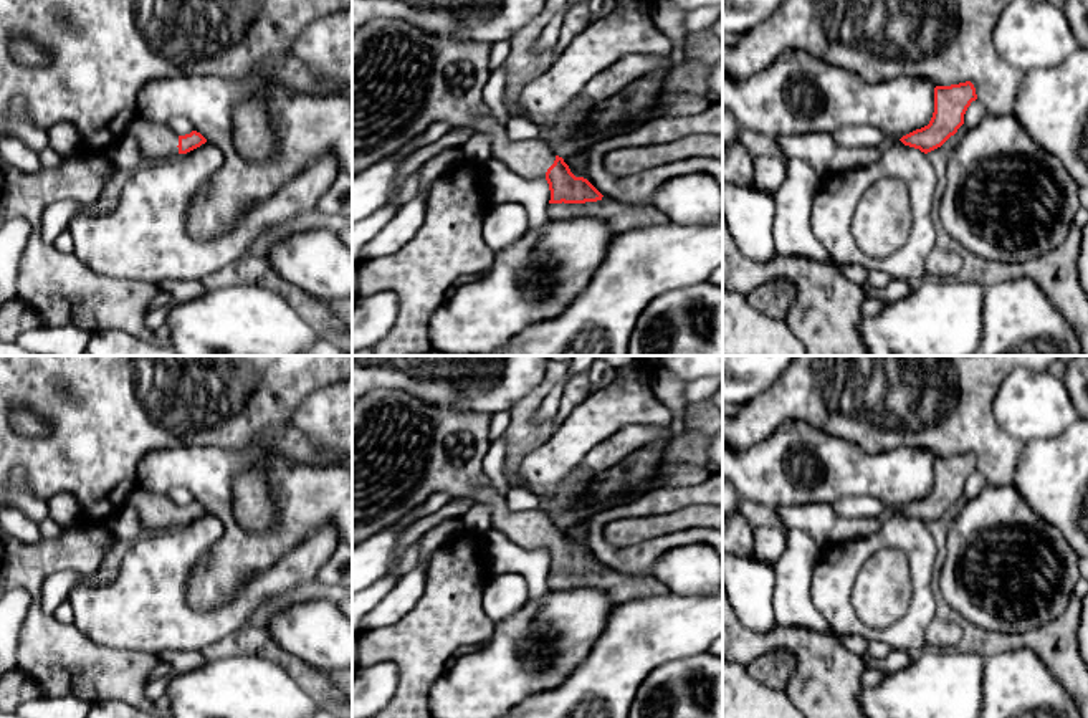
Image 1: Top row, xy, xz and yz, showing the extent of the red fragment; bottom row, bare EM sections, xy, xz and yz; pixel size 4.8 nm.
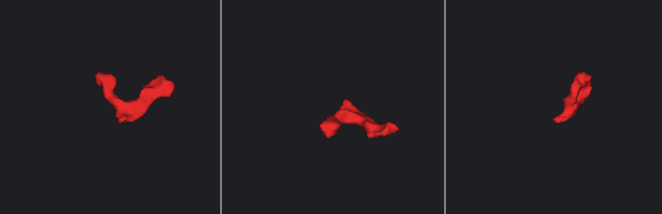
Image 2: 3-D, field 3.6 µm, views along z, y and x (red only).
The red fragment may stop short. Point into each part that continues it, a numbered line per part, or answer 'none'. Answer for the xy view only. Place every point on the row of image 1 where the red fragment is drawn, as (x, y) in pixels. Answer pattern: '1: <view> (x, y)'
1: xy (156, 144)

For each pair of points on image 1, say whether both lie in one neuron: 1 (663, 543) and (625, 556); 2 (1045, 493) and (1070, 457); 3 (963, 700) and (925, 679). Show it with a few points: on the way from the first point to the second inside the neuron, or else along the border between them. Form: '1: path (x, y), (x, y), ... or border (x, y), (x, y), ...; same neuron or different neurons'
1: path (653, 550), (644, 556), (635, 556); same neuron
2: path (1054, 485), (1070, 465); same neuron
3: path (953, 700), (935, 689); same neuron

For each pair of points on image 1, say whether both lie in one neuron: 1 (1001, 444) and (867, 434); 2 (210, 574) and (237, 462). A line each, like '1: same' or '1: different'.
1: same
2: same

